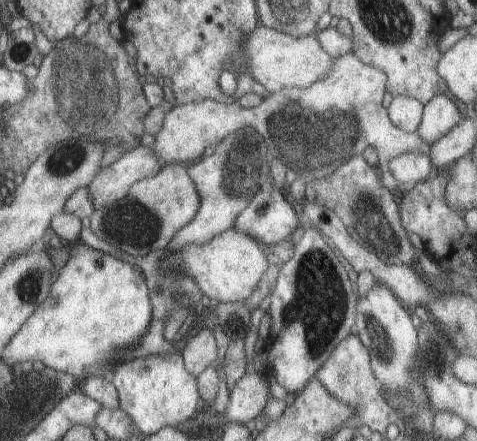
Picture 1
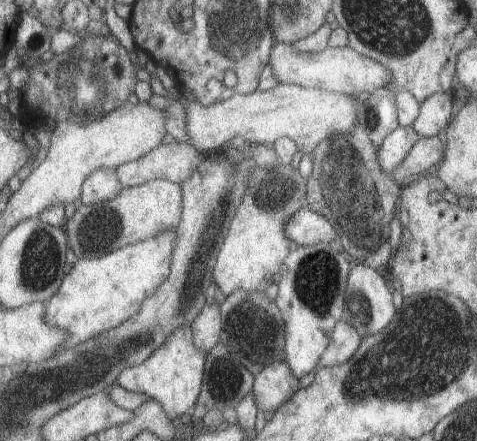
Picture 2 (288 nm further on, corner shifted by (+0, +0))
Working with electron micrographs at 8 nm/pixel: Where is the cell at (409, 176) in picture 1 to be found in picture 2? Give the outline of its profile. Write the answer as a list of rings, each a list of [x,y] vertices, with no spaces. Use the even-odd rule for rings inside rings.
[[[413,126],[407,128],[395,128],[391,134],[387,134],[381,142],[381,146],[377,148],[377,156],[379,156],[379,164],[381,168],[391,174],[401,162],[403,158],[409,154],[409,150],[413,148],[413,144],[419,140],[421,136],[413,130]]]

